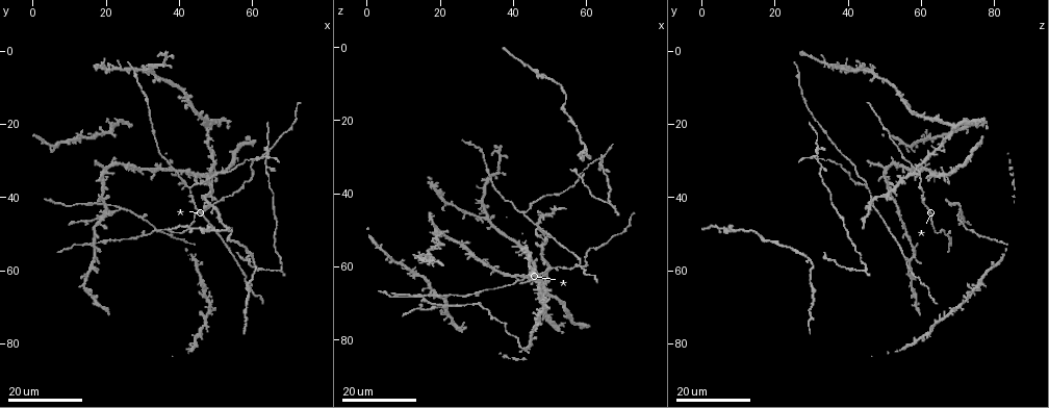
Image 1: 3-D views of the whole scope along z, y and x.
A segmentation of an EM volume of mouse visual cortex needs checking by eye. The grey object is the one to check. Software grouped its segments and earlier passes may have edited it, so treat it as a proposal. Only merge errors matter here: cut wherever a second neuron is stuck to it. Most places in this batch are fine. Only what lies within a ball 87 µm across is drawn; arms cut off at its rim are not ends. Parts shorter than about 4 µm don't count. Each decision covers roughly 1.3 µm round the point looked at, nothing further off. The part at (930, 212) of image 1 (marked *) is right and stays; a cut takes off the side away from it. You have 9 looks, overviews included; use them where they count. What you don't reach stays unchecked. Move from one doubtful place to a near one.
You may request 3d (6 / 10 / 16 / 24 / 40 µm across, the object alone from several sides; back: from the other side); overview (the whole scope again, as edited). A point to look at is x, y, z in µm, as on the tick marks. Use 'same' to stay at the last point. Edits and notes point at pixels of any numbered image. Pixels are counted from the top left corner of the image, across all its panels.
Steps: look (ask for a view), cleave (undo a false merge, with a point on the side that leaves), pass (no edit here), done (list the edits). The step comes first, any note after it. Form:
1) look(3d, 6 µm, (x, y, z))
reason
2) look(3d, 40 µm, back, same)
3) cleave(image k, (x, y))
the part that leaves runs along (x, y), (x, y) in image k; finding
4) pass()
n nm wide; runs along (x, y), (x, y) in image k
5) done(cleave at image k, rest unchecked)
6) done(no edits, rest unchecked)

look(3d, 16 µm, (30.0, 50.0, 67.5))
three arms meet

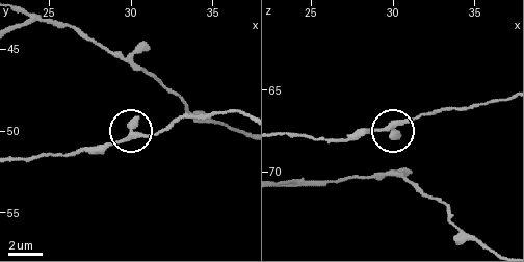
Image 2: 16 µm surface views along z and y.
look(3d, 10 µm, (30.0, 50.4, 67.1))

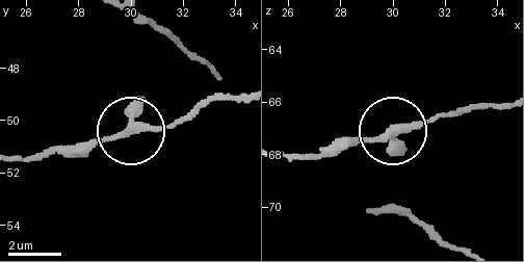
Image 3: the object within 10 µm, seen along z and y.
pass()
runs along (505, 106), (465, 106), (364, 139), (333, 139) in image 3; one neuron here

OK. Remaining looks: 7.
look(3d, 16 µm, (60.0, 56.5, 29.0))
three arms meet

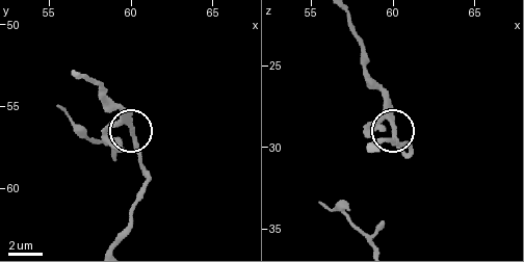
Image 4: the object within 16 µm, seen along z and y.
look(3d, 6 µm, (60.0, 56.2, 28.5))

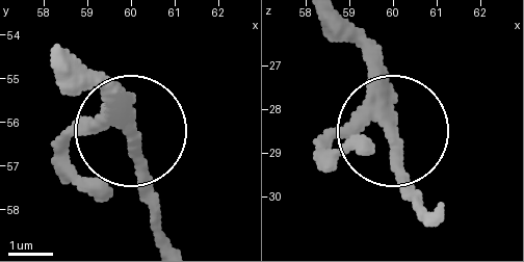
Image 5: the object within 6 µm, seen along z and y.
pass()
3 arms; continuous, no second neuron

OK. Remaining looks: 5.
look(3d, 24 µm, (30.5, 46.5, 70.0))
three-way junction

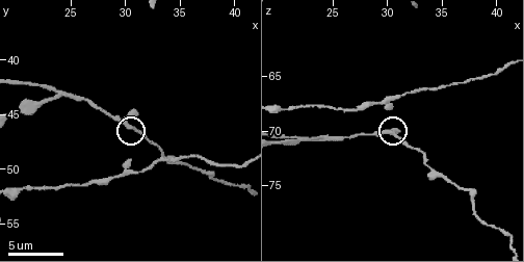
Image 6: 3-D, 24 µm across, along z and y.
look(3d, 10 µm, (30.6, 46.2, 70.2))

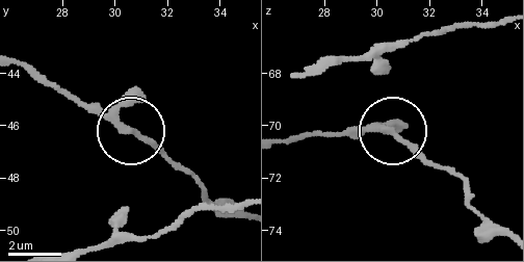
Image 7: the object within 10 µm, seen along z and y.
pass()
200 nm wide; one neuron here

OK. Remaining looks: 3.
look(3d, 10 µm, (23.8, 43.4, 70.4))
three-way junction

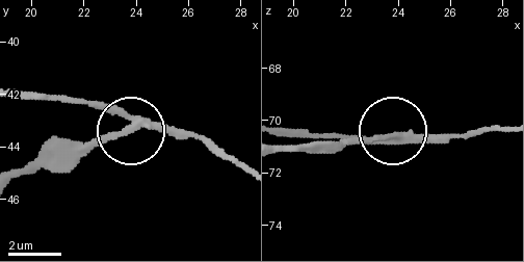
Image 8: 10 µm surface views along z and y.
look(3d, 6 µm, (23.7, 43.3, 70.5))
closer look

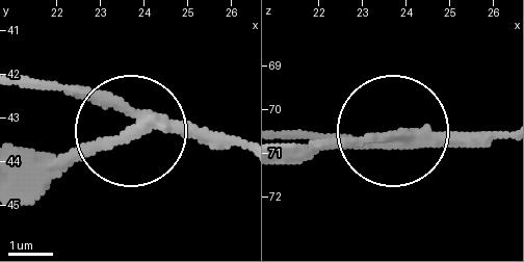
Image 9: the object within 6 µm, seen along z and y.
cleave(image 9, (87, 142))
250 nm wide; the part that leaves runs along (142, 118), (24, 162) in image 9; a second neuron is stuck on

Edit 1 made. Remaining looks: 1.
done(cleave at image 9, rest unchecked)

